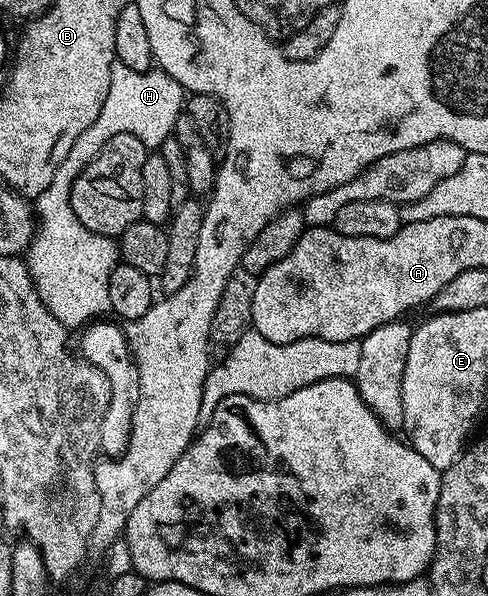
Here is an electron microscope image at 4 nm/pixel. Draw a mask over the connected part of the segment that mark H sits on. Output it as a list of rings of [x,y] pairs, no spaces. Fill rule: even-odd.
[[[119,62],[113,63],[110,70],[110,90],[106,94],[106,102],[102,102],[102,111],[98,114],[98,118],[94,118],[94,122],[90,122],[90,126],[86,126],[82,134],[78,134],[78,142],[70,146],[70,154],[66,154],[58,170],[54,170],[54,182],[50,182],[50,186],[46,186],[46,190],[42,190],[42,194],[35,197],[34,215],[38,223],[36,234],[32,237],[32,245],[28,247],[26,253],[26,263],[42,302],[50,310],[50,314],[54,314],[54,318],[58,318],[58,322],[62,322],[65,328],[79,329],[93,318],[99,317],[101,315],[99,312],[109,311],[110,274],[118,263],[117,241],[110,236],[94,234],[86,230],[82,222],[78,222],[78,214],[74,214],[70,206],[70,190],[73,182],[78,178],[78,174],[82,174],[85,166],[100,153],[102,146],[106,146],[106,142],[114,138],[114,134],[134,134],[143,144],[159,145],[175,133],[176,123],[185,108],[186,90],[170,74],[159,70],[139,72],[130,70],[130,66],[122,66]]]

